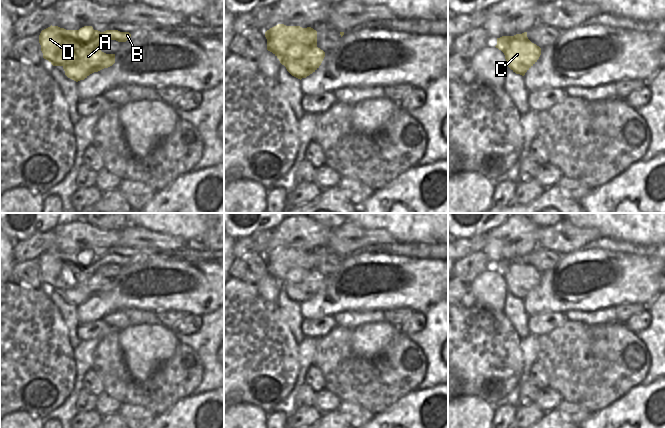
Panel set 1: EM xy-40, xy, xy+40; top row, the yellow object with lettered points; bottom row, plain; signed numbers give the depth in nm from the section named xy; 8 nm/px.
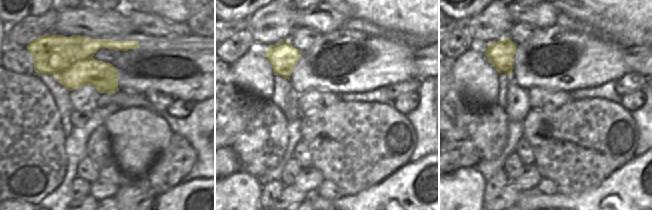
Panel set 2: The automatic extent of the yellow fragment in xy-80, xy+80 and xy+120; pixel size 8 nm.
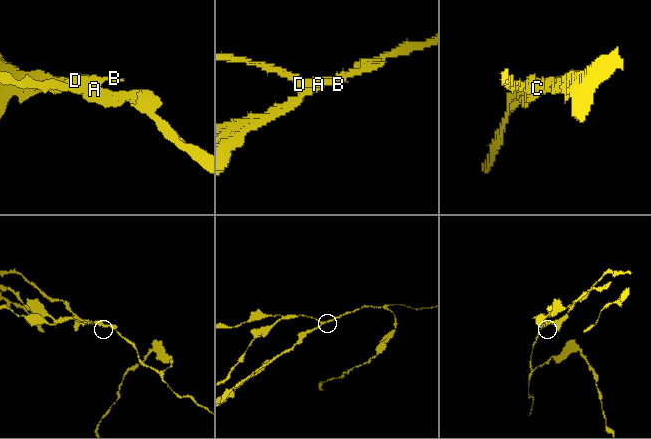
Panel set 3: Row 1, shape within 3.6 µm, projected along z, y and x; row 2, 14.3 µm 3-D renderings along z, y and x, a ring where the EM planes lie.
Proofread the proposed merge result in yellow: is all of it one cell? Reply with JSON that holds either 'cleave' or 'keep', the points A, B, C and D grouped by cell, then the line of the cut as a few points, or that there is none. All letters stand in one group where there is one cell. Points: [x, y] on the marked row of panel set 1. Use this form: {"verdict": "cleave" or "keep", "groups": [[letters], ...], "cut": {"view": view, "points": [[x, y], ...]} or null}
{"verdict": "cleave", "groups": [["A", "B", "C"], ["D"]], "cut": {"view": "xy", "points": [[316, 43], [301, 43], [294, 40], [284, 65]]}}

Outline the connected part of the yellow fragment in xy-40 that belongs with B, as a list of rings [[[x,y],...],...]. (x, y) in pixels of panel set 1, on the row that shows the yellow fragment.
[[[92,26],[80,28],[75,38],[70,38],[64,53],[67,61],[63,65],[65,75],[78,82],[90,74],[108,68],[115,63],[115,54],[106,54],[98,46],[106,40],[126,42],[129,32],[106,30],[100,32]]]

